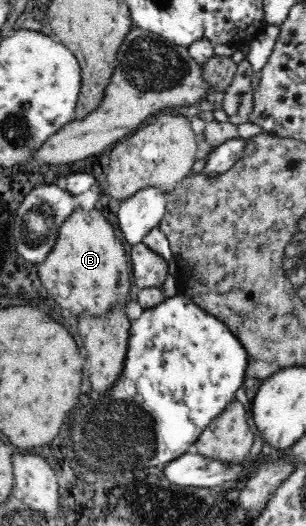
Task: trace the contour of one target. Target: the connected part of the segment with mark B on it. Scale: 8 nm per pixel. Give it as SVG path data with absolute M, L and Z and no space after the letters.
M80 205L58 226L58 234L44 262L37 264L38 275L43 289L62 306L68 308L70 314L101 315L114 303L125 302L124 307L130 300L130 268L126 261L124 244L116 237L114 226L104 217L101 207L85 210Z

